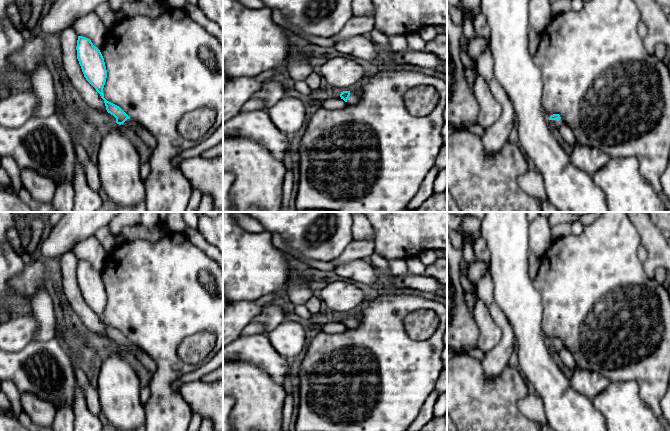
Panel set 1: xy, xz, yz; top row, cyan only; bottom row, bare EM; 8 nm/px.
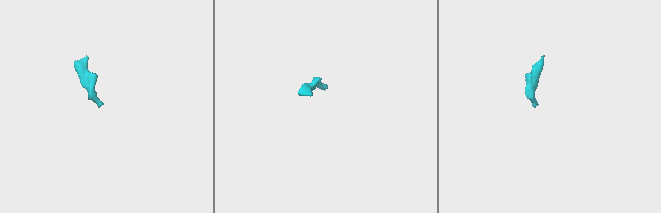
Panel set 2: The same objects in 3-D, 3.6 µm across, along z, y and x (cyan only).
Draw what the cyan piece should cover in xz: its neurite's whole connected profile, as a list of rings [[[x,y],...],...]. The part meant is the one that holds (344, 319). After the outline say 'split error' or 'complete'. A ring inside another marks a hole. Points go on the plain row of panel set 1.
[[[353,314],[341,316],[340,321],[347,328],[354,328],[354,327],[357,327],[359,325],[359,322],[357,321],[357,318]]]; split error

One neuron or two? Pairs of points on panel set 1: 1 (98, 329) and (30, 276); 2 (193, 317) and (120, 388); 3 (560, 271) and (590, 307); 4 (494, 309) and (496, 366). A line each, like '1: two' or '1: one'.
1: two
2: two
3: one
4: one

